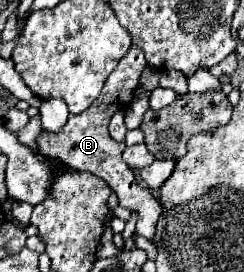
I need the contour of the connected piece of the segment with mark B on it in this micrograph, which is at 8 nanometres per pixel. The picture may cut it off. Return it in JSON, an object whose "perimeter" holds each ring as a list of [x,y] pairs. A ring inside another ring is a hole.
{"perimeter":[[[132,47],[126,57],[118,63],[118,67],[110,73],[110,77],[104,83],[104,89],[100,93],[100,99],[96,99],[96,103],[92,103],[92,107],[88,107],[86,111],[82,111],[80,115],[70,115],[68,123],[64,125],[64,129],[60,133],[50,133],[50,131],[42,131],[38,137],[38,151],[44,157],[52,157],[58,161],[64,161],[66,165],[72,165],[80,171],[88,171],[100,179],[104,179],[108,183],[108,187],[118,195],[120,207],[126,207],[130,211],[134,211],[138,215],[138,223],[136,223],[136,233],[146,237],[148,241],[156,243],[156,223],[162,215],[162,207],[158,203],[158,199],[152,195],[150,189],[142,187],[136,181],[134,171],[124,163],[122,159],[122,151],[126,149],[124,143],[116,143],[110,133],[108,133],[108,123],[112,119],[112,115],[116,111],[120,111],[122,107],[128,107],[132,97],[134,97],[134,89],[138,87],[138,79],[140,73],[146,67],[146,59],[144,59],[144,51],[140,51],[138,47]]]}

